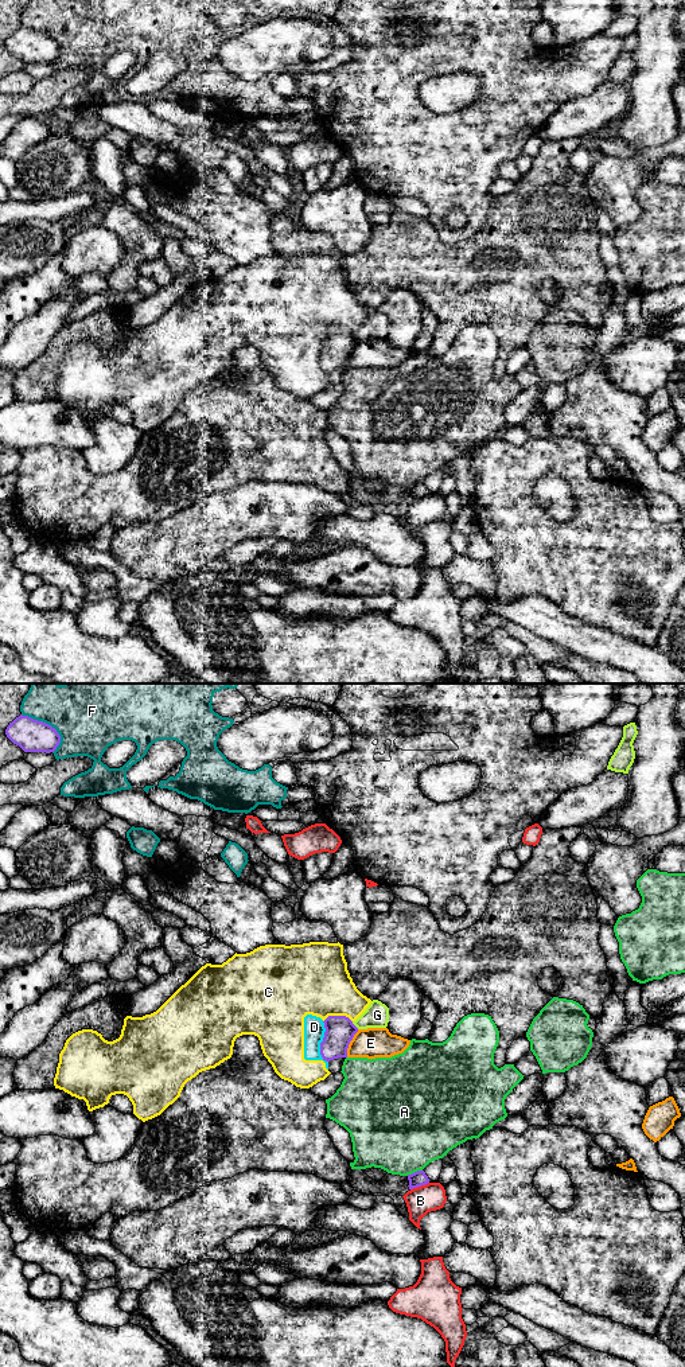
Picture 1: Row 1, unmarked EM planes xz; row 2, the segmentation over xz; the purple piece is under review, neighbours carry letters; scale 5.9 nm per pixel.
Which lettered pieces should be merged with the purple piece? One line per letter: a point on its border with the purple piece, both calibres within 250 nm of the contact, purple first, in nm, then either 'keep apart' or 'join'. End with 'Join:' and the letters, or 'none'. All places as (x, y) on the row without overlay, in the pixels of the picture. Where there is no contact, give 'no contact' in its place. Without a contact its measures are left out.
A: xz (413, 485) | 90/480 nm | keep apart
B: xz (419, 497) | 90/170 nm | keep apart
C: xz (337, 327) | 180/400 nm | keep apart
D: xz (322, 353) | 180/130 nm | keep apart
E: xz (349, 354) | 180/180 nm | keep apart
F: xz (50, 37) | 190/380 nm | keep apart
G: xz (354, 337) | 180/140 nm | keep apart
Join: none

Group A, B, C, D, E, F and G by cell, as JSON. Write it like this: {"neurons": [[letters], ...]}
{"neurons": [["A"], ["B"], ["C", "D"], ["E"], ["F"], ["G"]]}

